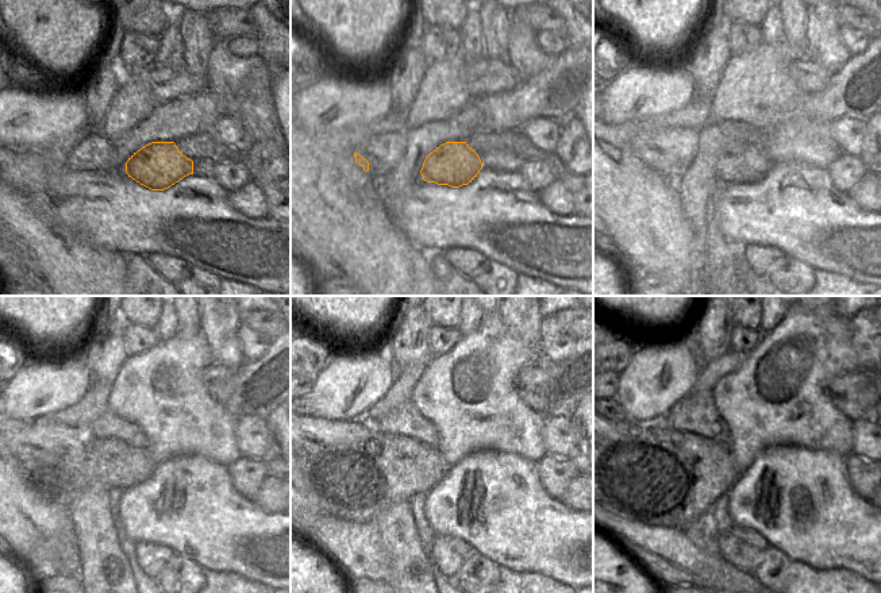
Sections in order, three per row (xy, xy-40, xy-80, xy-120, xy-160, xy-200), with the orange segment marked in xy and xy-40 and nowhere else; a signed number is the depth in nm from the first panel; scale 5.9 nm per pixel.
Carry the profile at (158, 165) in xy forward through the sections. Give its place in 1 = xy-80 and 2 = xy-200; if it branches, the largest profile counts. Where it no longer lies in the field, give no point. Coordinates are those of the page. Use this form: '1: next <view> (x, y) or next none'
1: next xy-80 (738, 162)
2: next xy-200 (664, 477)

